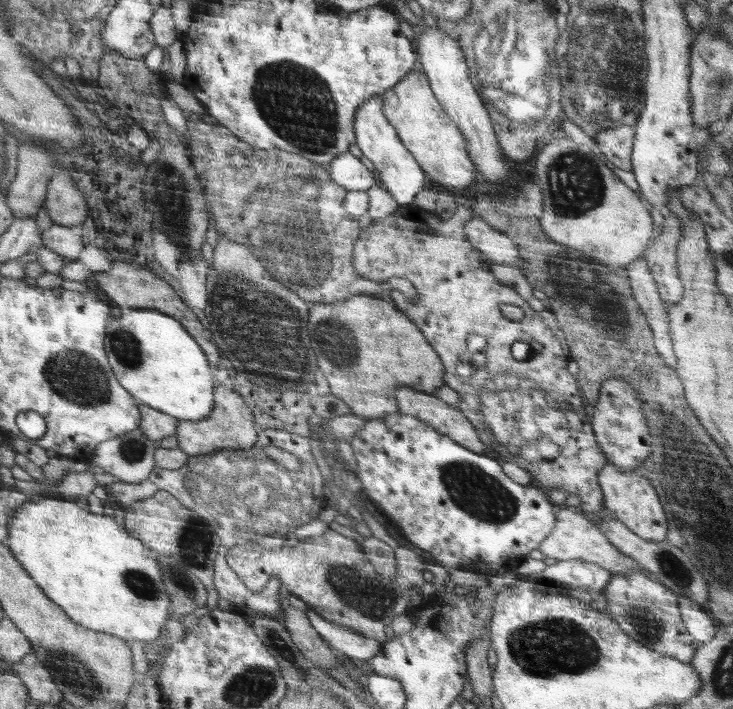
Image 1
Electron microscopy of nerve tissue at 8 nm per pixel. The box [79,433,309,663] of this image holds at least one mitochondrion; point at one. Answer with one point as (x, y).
(195, 545)

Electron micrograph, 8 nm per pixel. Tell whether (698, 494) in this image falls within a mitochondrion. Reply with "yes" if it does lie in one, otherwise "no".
yes

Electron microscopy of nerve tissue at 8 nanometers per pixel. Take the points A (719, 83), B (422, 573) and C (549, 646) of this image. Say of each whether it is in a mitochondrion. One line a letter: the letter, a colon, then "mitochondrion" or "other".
A: mitochondrion
B: other
C: mitochondrion

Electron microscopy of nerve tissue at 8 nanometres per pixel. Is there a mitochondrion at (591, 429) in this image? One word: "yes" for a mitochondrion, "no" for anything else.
no

